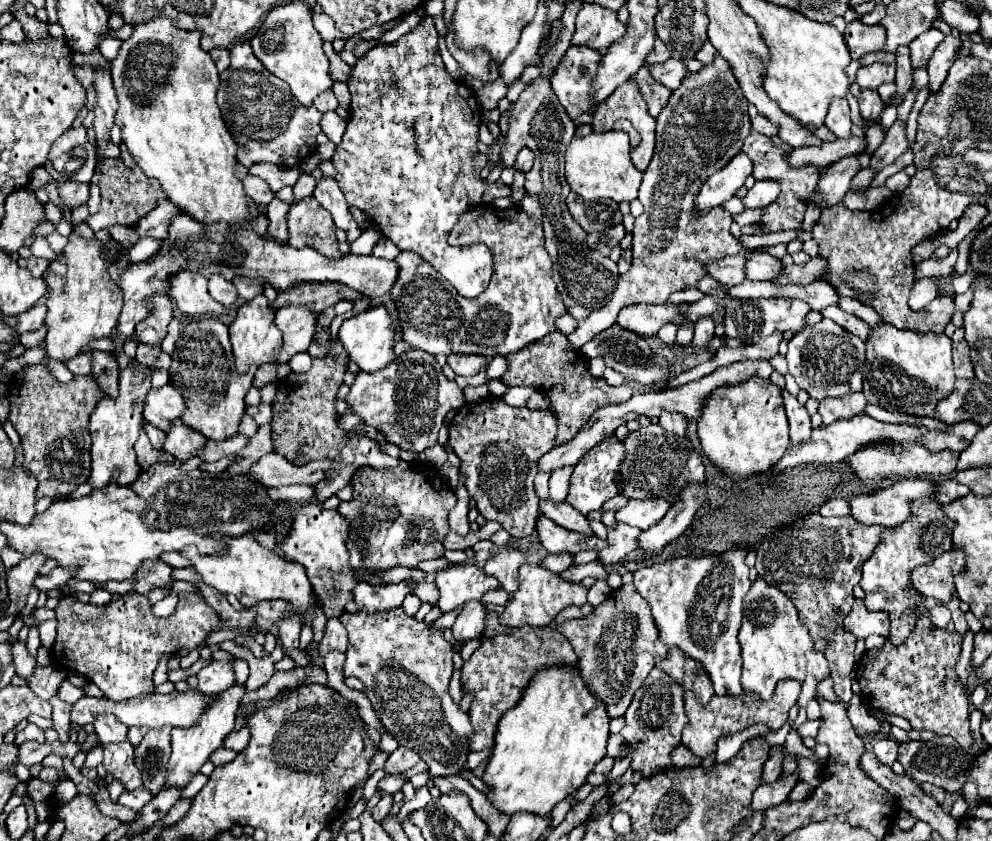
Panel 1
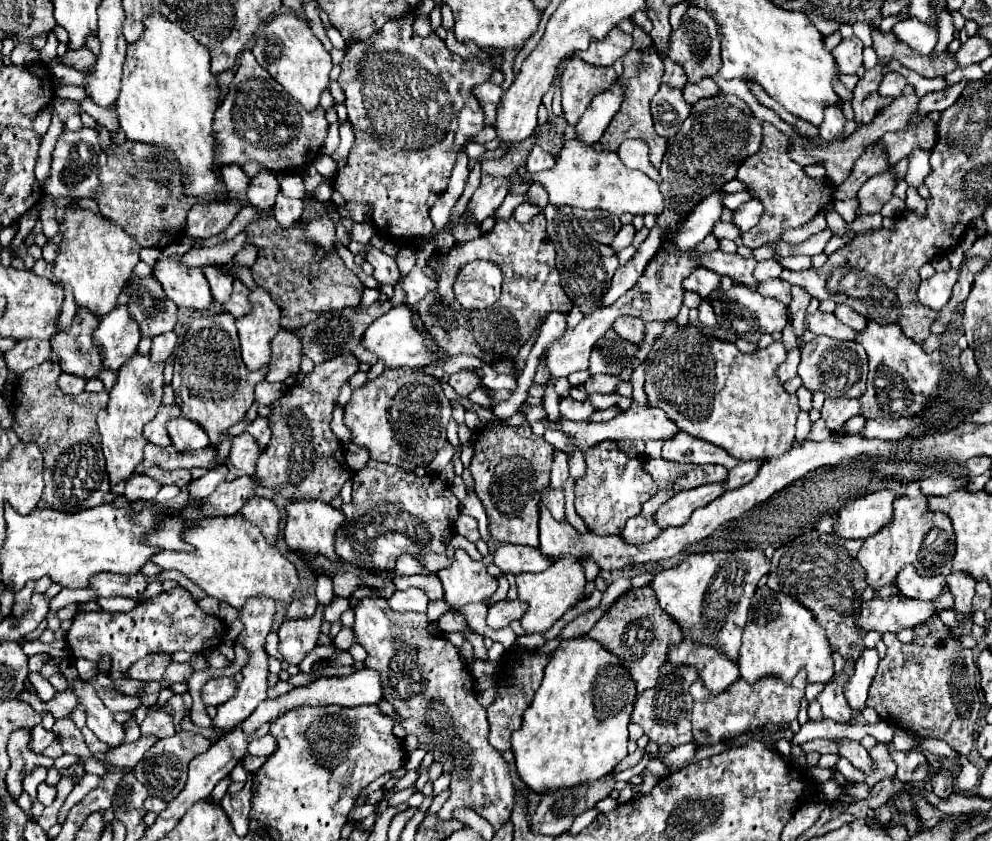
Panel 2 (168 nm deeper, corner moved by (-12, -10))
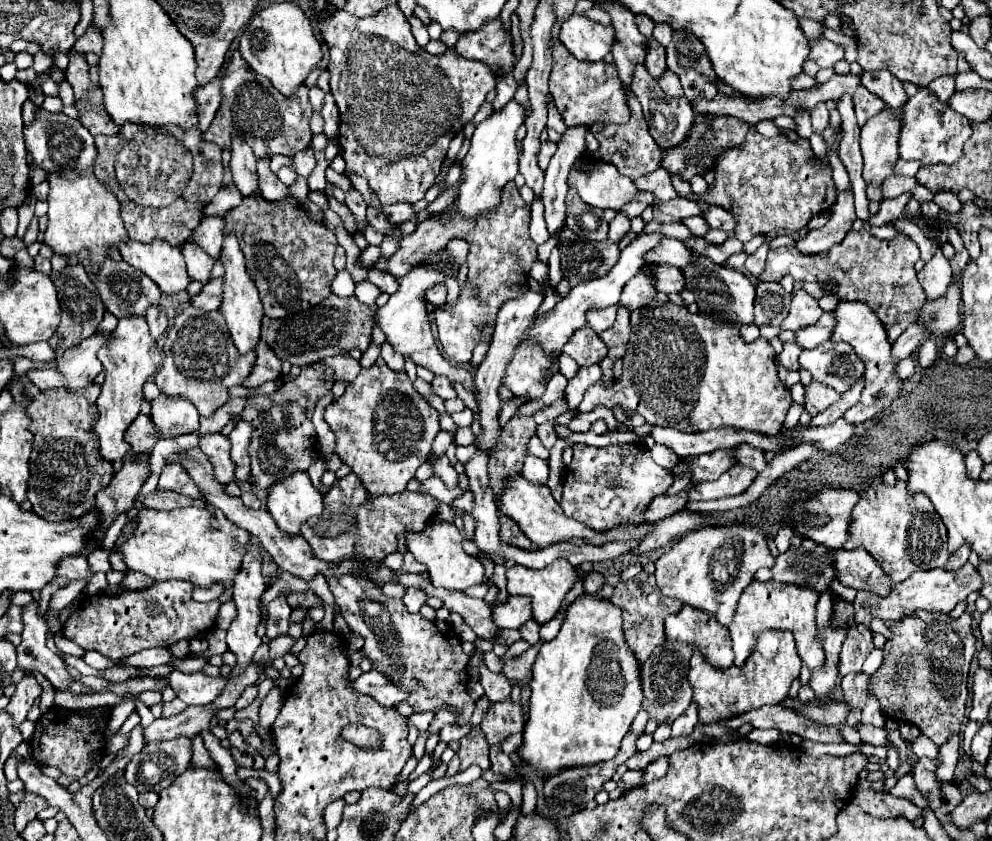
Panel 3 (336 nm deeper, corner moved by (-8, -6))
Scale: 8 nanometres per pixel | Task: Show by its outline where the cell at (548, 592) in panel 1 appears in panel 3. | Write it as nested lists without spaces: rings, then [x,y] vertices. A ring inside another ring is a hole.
[[[558,558],[558,560],[554,560],[550,566],[546,566],[542,570],[532,570],[532,568],[516,564],[516,566],[508,568],[506,578],[508,578],[508,594],[528,596],[532,600],[534,620],[538,624],[546,624],[558,612],[560,604],[564,602],[566,594],[570,592],[570,588],[574,586],[578,576],[576,576],[576,568],[566,558]]]

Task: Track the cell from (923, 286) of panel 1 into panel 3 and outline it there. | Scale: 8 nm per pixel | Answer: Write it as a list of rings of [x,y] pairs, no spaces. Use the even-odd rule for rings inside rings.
[[[938,250],[932,260],[918,272],[918,282],[922,284],[926,298],[940,298],[950,282],[952,282],[952,268],[950,268],[950,260]]]

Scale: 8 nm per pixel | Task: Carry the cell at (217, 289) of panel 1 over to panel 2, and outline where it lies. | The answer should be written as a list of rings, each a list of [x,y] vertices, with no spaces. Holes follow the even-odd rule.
[[[212,264],[204,266],[202,272],[204,272],[204,276],[206,276],[208,284],[210,284],[214,302],[220,302],[220,304],[226,302],[230,298],[230,294],[232,294],[232,276],[224,274],[218,266],[212,266]]]

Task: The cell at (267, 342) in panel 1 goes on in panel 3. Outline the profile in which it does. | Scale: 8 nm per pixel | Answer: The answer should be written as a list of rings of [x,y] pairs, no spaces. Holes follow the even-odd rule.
[[[226,236],[224,244],[222,244],[222,254],[220,254],[224,266],[226,266],[226,274],[224,274],[224,296],[222,296],[222,306],[220,312],[224,314],[226,326],[232,334],[234,346],[238,348],[240,354],[248,354],[256,348],[256,344],[260,342],[260,330],[262,330],[262,318],[264,318],[264,310],[262,310],[262,302],[256,290],[256,284],[252,282],[248,270],[246,270],[246,262],[244,262],[244,254],[238,246],[238,240],[234,236]]]

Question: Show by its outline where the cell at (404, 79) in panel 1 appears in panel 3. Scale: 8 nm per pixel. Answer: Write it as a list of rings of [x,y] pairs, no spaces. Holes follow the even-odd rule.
[[[390,4],[370,18],[356,18],[344,10],[336,10],[324,18],[324,12],[320,12],[318,26],[330,48],[330,90],[340,110],[340,146],[346,160],[344,172],[366,176],[370,188],[384,206],[422,200],[426,190],[434,184],[436,174],[440,174],[448,142],[474,118],[488,90],[496,86],[492,70],[488,70],[484,62],[460,58],[460,54],[454,54],[454,48],[448,48],[440,56],[420,48],[398,4]]]

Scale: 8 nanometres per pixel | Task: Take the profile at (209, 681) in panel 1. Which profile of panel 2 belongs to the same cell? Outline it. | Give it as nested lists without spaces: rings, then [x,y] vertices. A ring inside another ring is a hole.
[[[214,678],[214,680],[208,680],[200,694],[202,694],[202,702],[206,706],[220,706],[224,704],[228,698],[232,698],[232,694],[236,692],[236,682],[232,678]]]

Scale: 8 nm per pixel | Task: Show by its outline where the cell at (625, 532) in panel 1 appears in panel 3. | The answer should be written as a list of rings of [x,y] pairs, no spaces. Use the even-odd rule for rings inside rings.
[[[692,482],[686,486],[686,490],[682,490],[680,494],[674,494],[674,496],[656,496],[652,500],[652,504],[644,510],[644,520],[646,522],[656,522],[660,518],[666,518],[668,514],[674,514],[674,512],[680,512],[684,510],[686,502],[688,502],[688,488],[692,486]]]

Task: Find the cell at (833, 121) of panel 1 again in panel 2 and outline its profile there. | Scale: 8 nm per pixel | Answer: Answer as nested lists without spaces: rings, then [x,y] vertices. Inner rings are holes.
[[[828,106],[828,110],[824,110],[824,122],[820,124],[820,138],[824,140],[832,140],[834,136],[838,136],[844,130],[844,114],[838,106]]]

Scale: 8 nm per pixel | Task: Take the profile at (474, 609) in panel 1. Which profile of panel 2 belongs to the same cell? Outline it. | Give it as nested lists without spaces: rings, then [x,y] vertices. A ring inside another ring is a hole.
[[[502,600],[502,602],[496,602],[496,604],[492,604],[488,608],[486,624],[494,626],[494,628],[510,626],[510,622],[520,620],[526,610],[528,610],[528,602],[522,602],[522,600]]]

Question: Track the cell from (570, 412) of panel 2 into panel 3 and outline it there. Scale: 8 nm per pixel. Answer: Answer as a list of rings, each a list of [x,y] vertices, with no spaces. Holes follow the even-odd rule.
[[[652,300],[648,306],[634,310],[630,320],[632,336],[622,358],[624,366],[620,382],[610,388],[604,388],[602,382],[590,386],[578,406],[578,412],[590,412],[598,404],[608,408],[620,404],[624,412],[634,410],[642,414],[648,424],[670,426],[676,430],[702,432],[704,428],[736,428],[776,436],[784,428],[784,418],[792,406],[792,396],[790,390],[778,380],[776,352],[766,338],[744,344],[738,328],[708,320],[700,314],[688,312],[688,308],[680,308],[672,302],[664,304],[660,300]]]

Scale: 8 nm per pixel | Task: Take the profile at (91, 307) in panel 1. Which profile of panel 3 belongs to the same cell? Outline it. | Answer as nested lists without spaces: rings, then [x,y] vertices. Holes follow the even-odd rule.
[[[92,170],[82,172],[78,180],[64,180],[60,176],[50,176],[50,194],[48,194],[48,228],[44,232],[44,244],[54,250],[56,256],[68,258],[70,266],[82,264],[90,276],[96,276],[100,264],[110,258],[110,250],[118,248],[120,242],[128,242],[128,232],[120,218],[120,202],[116,196],[106,190]],[[88,250],[88,258],[82,262],[78,254]]]

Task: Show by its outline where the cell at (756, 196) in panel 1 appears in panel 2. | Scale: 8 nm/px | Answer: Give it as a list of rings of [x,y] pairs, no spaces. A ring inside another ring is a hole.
[[[750,200],[750,202],[746,202],[746,204],[742,204],[742,206],[738,206],[738,208],[734,210],[732,224],[736,224],[740,232],[748,232],[748,230],[750,230],[752,226],[756,226],[756,222],[760,220],[760,212],[762,212],[762,210],[764,210],[764,208],[760,206],[760,202]]]

